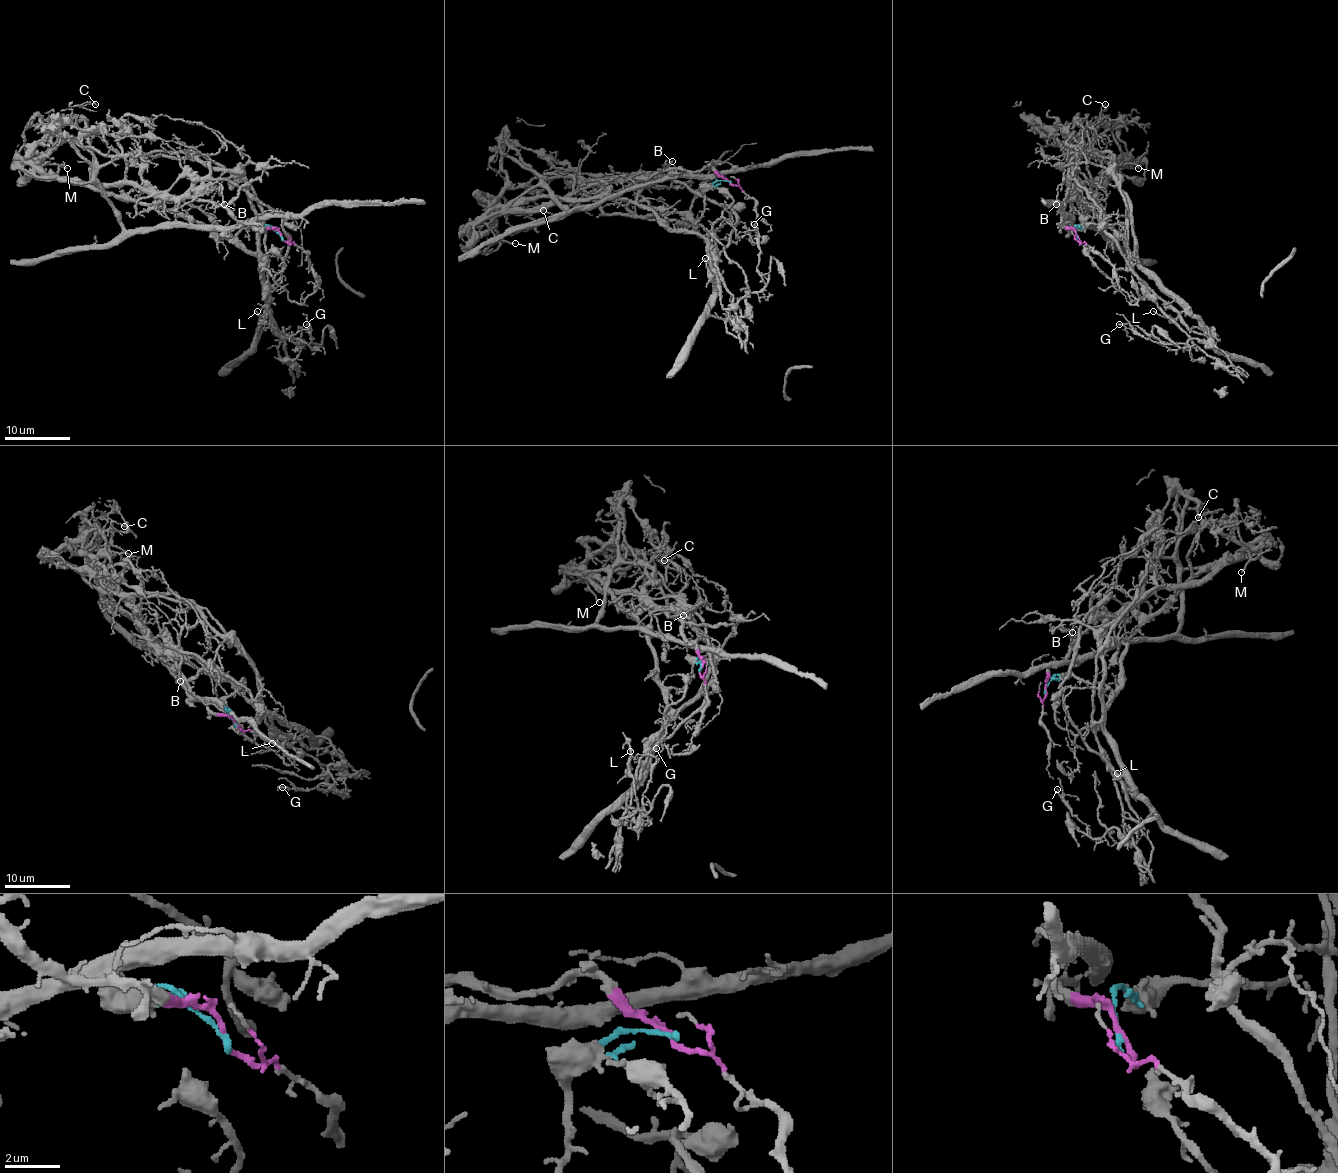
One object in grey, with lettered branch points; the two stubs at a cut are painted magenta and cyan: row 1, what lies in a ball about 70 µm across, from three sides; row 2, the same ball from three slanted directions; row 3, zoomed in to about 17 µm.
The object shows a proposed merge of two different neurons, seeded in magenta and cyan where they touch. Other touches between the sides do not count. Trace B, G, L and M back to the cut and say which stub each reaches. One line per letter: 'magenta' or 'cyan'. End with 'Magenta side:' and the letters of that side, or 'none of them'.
B: magenta
G: cyan
L: cyan
M: magenta
Magenta side: B, M

